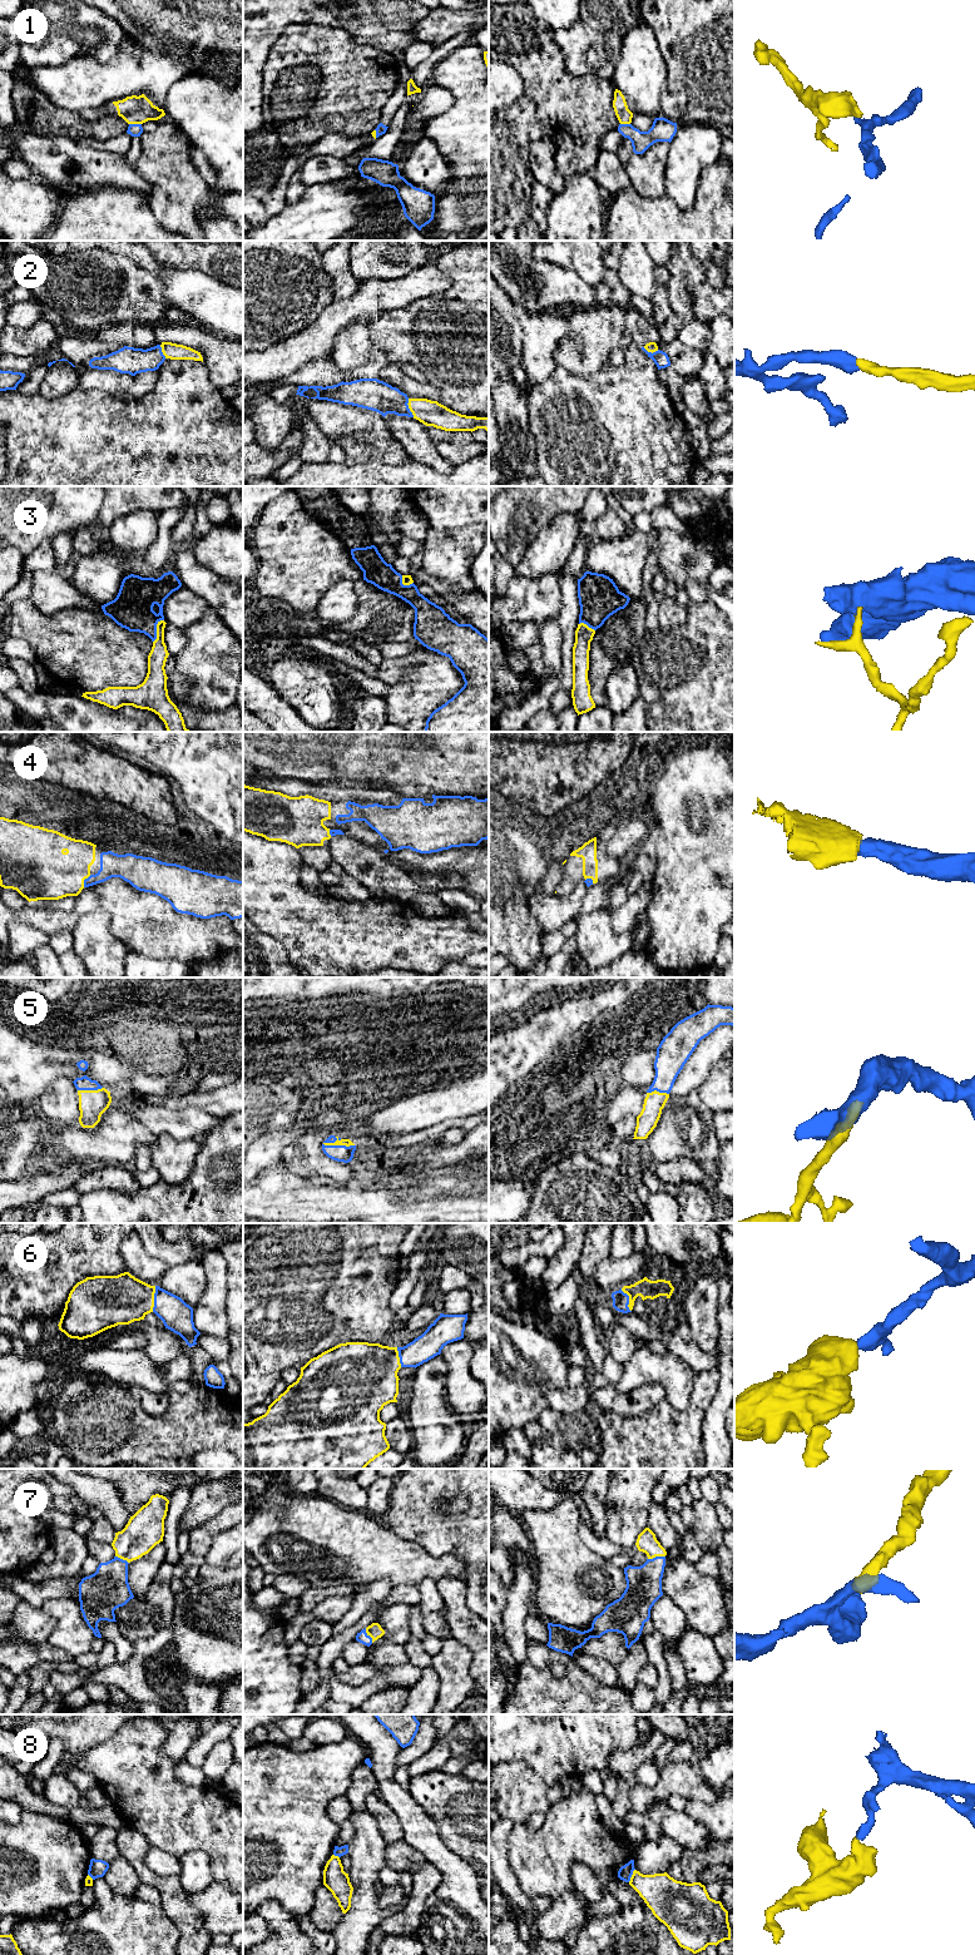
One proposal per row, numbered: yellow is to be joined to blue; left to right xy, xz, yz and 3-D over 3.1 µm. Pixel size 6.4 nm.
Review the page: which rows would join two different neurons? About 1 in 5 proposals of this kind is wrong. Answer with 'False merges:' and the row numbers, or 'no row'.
False merges: 1, 8

